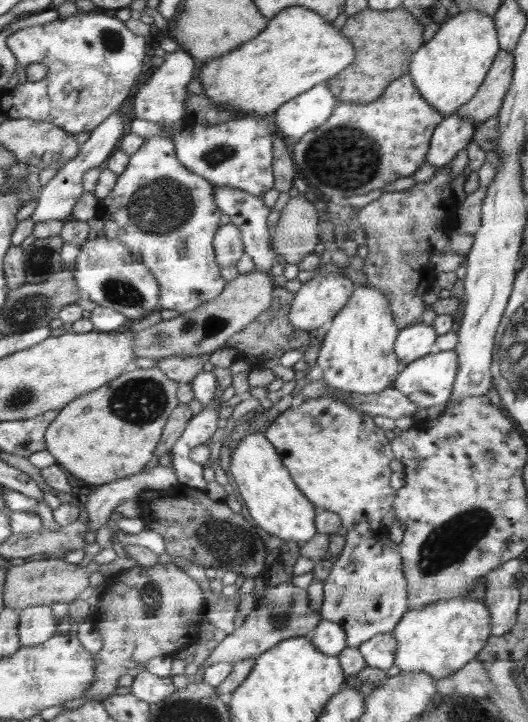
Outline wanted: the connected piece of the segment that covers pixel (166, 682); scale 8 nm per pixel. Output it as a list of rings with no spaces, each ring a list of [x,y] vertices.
[[[148,670],[142,671],[142,674],[136,677],[134,685],[132,685],[132,693],[151,703],[166,700],[177,690],[172,676],[161,677]]]

